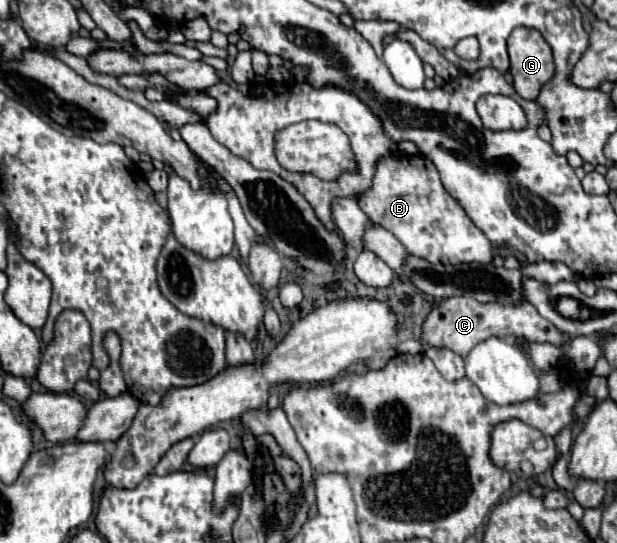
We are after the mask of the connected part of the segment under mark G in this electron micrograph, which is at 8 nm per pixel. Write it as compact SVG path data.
M517 27L507 39L507 49L515 91L523 99L537 99L541 87L555 71L549 43L535 29Z

